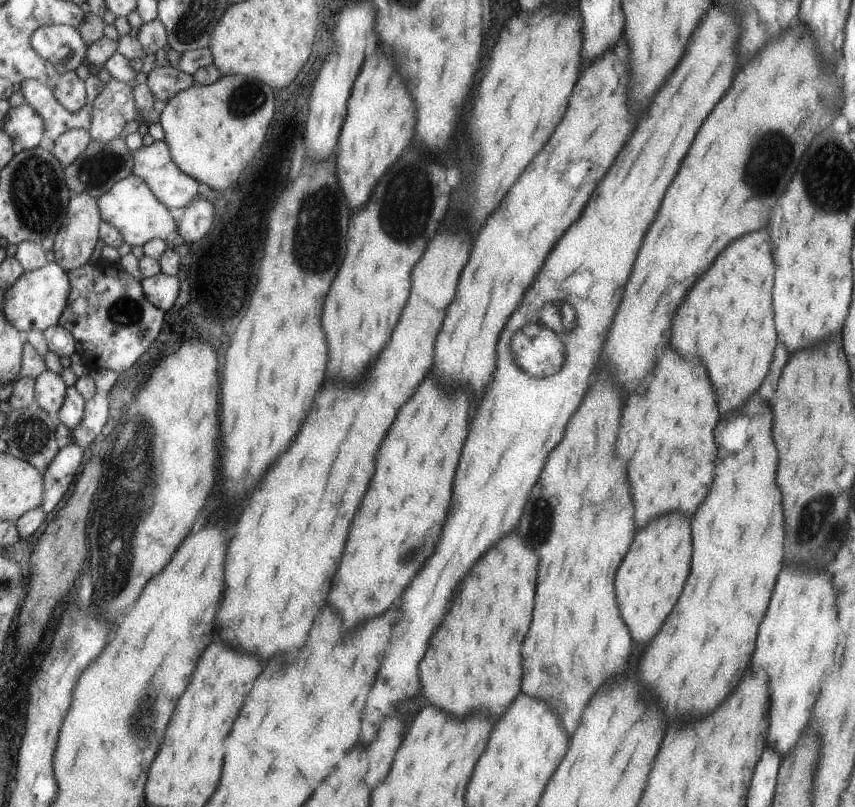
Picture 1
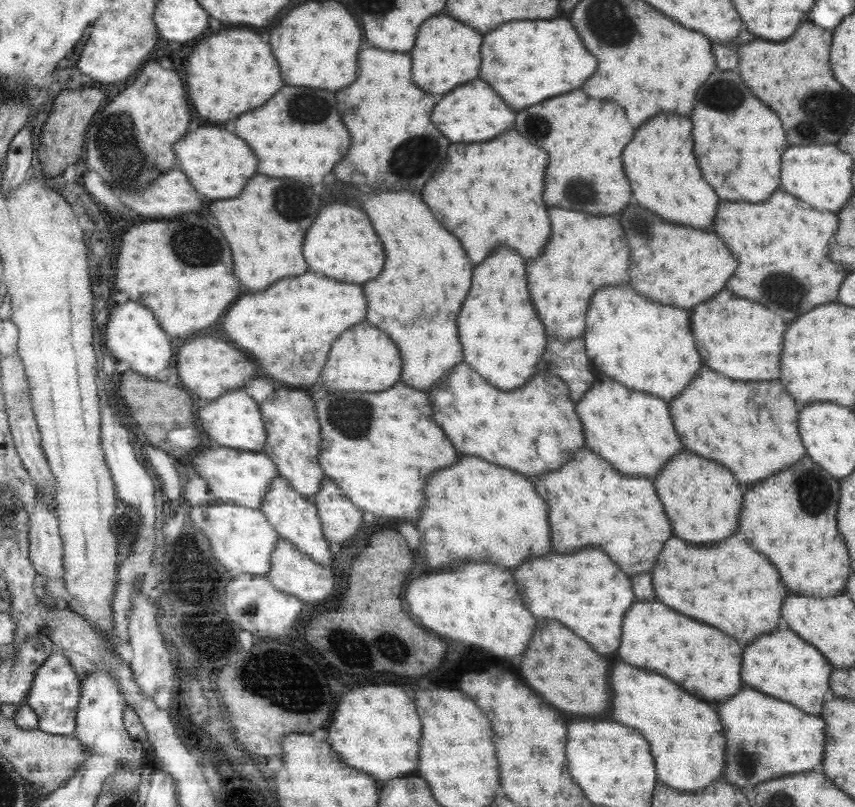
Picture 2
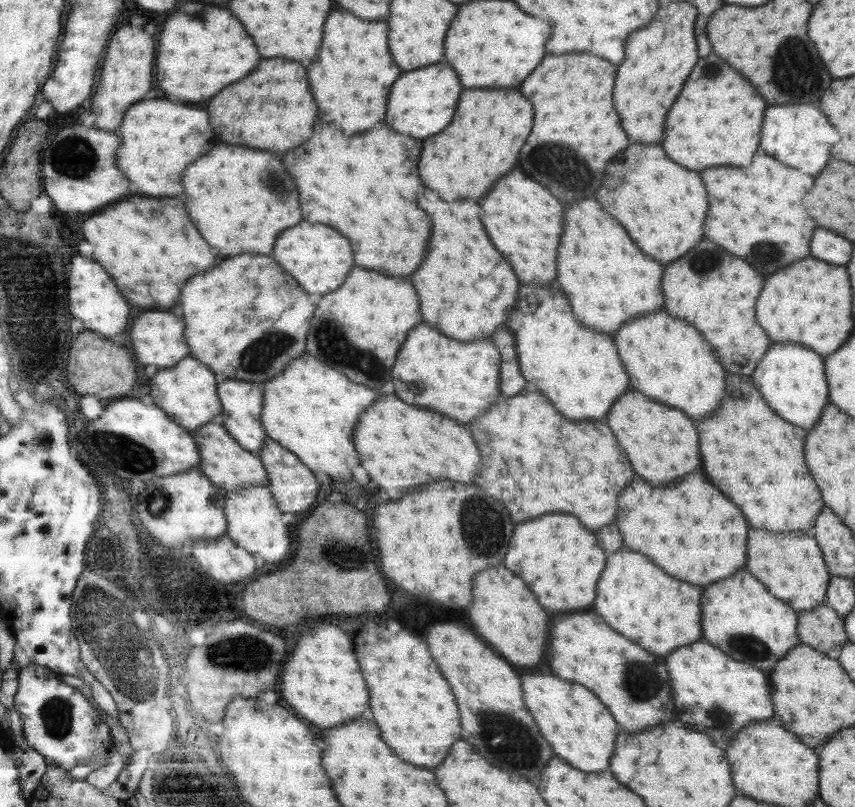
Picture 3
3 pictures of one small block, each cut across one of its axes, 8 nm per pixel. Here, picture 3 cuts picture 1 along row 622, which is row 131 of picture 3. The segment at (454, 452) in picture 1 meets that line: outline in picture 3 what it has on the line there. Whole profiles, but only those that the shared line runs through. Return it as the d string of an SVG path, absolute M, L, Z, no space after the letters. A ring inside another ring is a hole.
M345 10L331 12L327 16L327 28L323 28L319 60L307 66L307 76L311 76L311 92L315 92L315 104L319 104L319 118L323 122L335 122L347 136L381 122L385 96L399 76L399 68L387 50L385 22L363 22Z

